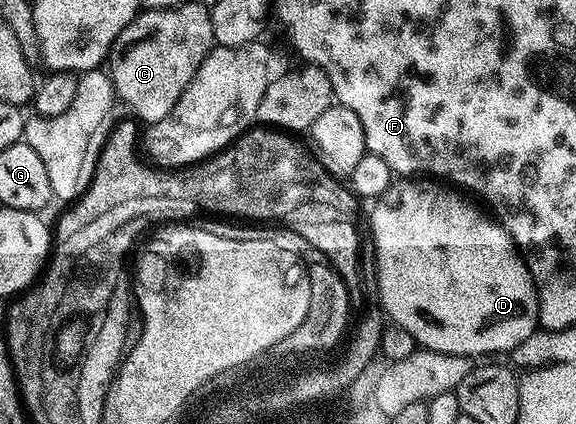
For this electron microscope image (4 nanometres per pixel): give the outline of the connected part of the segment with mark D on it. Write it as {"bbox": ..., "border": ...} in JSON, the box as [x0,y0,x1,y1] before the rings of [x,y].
{"bbox":[368,179,539,359],"border":[[[398,179],[373,202],[374,210],[368,213],[368,223],[370,219],[370,233],[374,236],[374,257],[378,260],[378,297],[382,300],[380,309],[385,316],[395,326],[408,331],[423,350],[478,359],[481,358],[481,353],[502,353],[505,349],[506,352],[512,351],[520,343],[524,343],[524,339],[535,333],[539,328],[538,288],[534,286],[530,269],[506,228],[498,224],[493,216],[485,217],[476,206],[469,205],[461,195],[463,196],[461,192],[430,179]]]}

